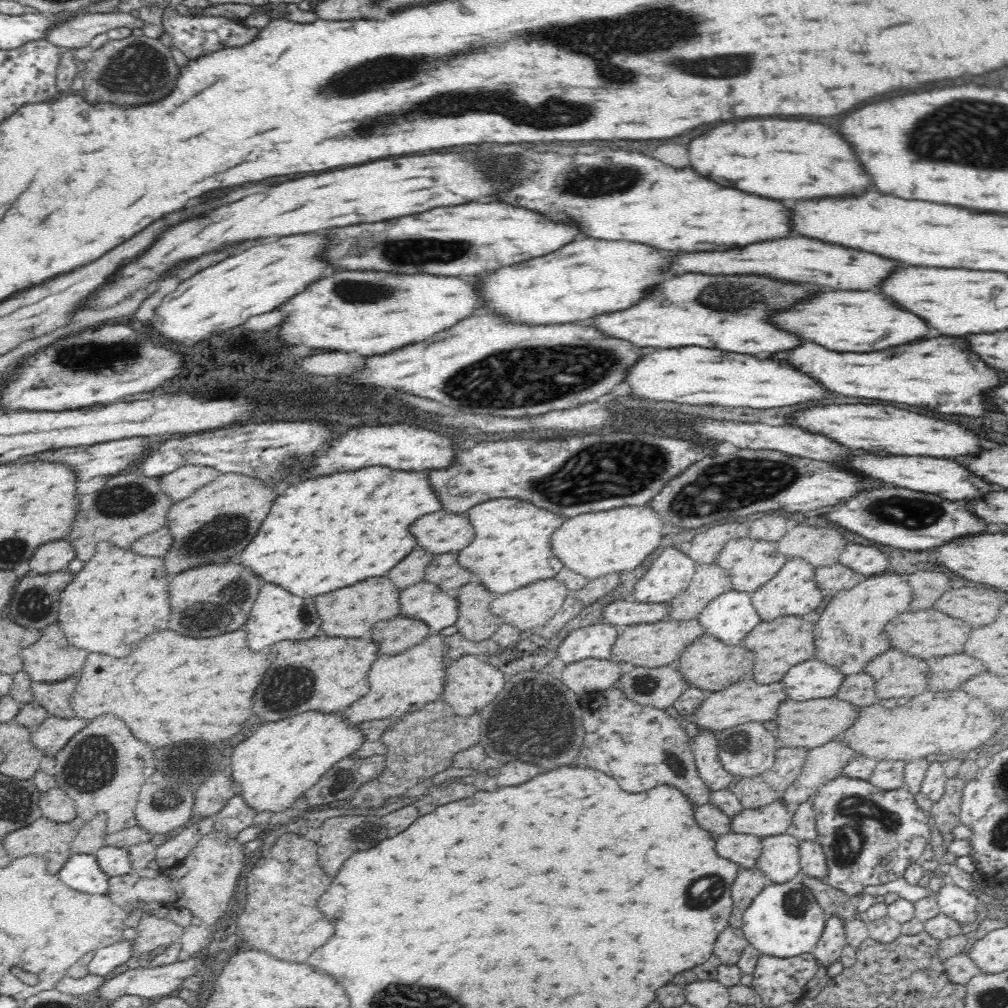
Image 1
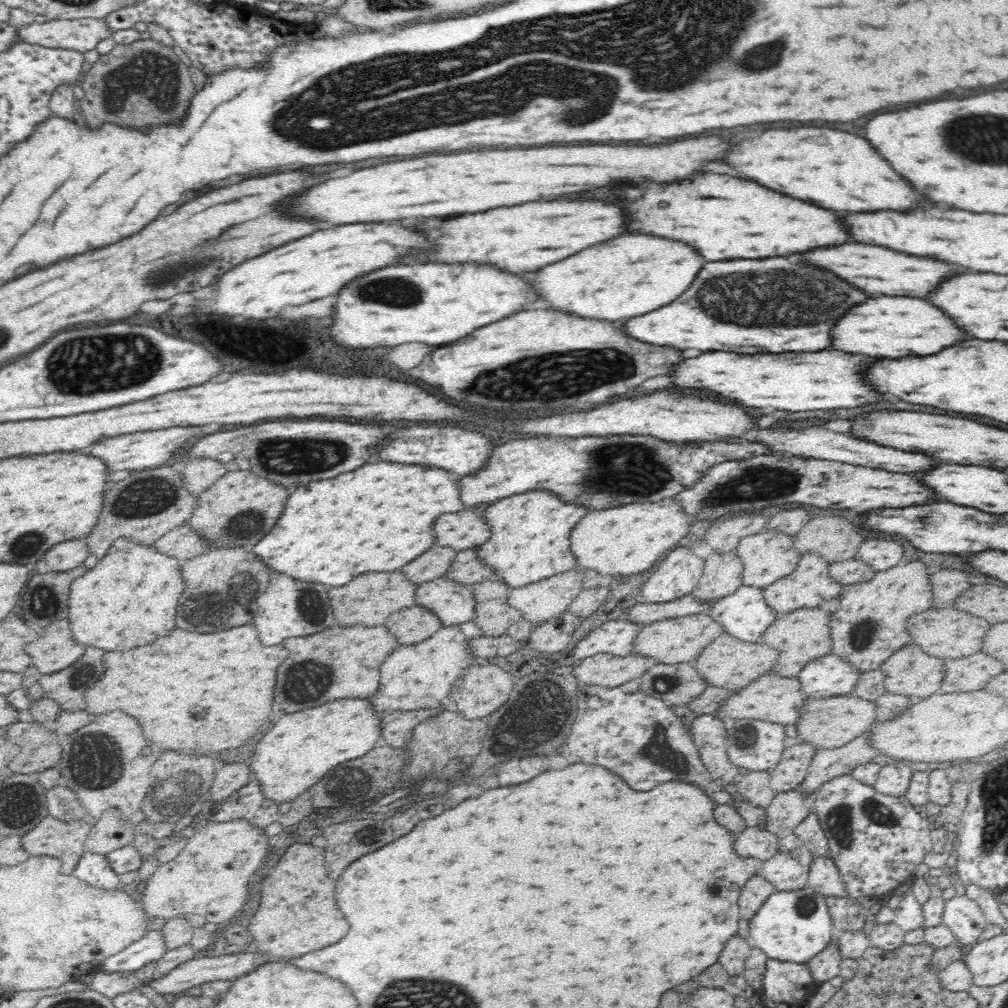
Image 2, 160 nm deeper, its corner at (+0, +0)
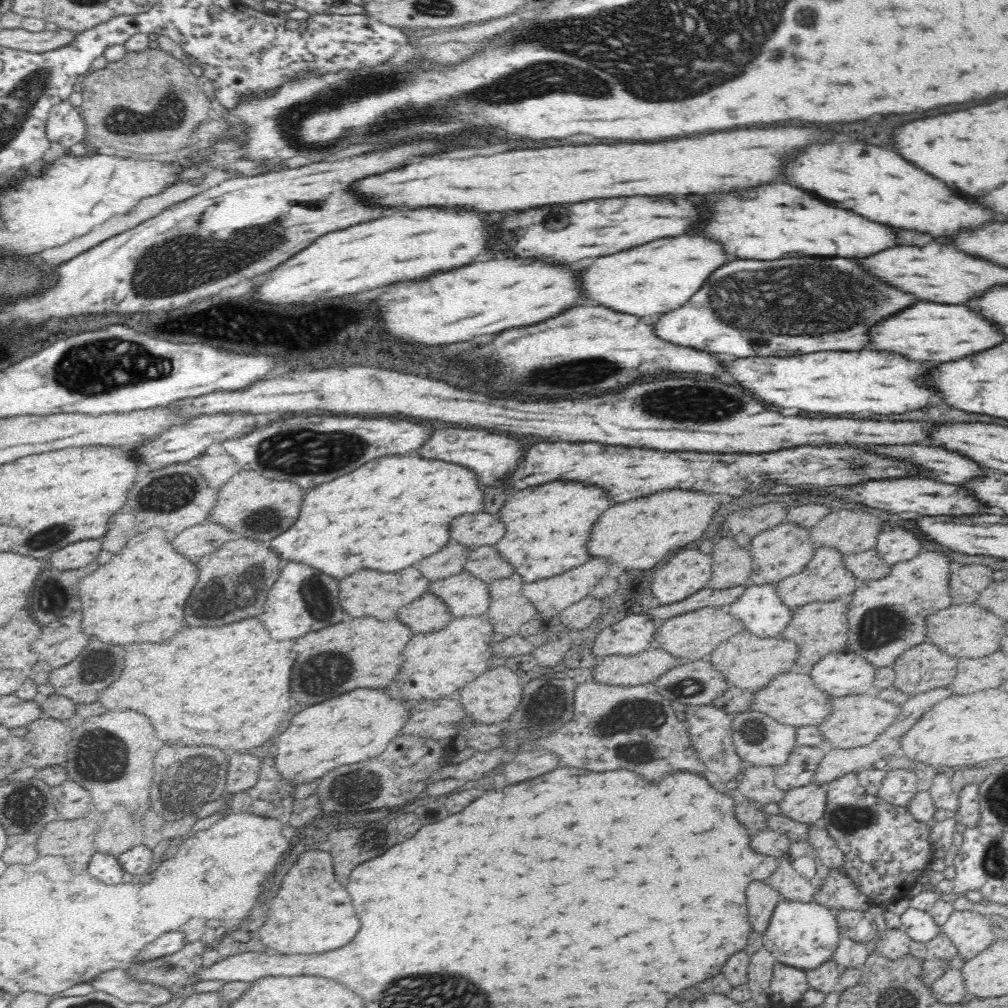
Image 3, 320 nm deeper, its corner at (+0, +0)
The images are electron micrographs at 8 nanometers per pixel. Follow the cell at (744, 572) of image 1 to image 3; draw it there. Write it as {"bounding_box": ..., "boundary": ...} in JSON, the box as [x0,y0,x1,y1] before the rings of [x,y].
{"bounding_box":[749,522,817,585],"boundary":[[[790,522],[754,534],[749,547],[754,558],[750,583],[754,585],[772,584],[800,572],[810,562],[812,554],[817,549],[817,545],[811,540],[810,527],[794,525]]]}

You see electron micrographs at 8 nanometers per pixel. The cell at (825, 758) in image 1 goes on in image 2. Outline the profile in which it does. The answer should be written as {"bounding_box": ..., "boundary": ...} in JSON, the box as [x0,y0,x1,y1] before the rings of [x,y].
{"bounding_box":[799,733,878,793],"boundary":[[[871,733],[860,735],[842,748],[820,750],[813,756],[806,780],[799,788],[806,793],[817,791],[832,778],[850,775],[857,766],[876,762],[877,760],[872,760],[872,758],[878,756],[878,750],[870,744],[871,740],[868,740],[868,734]]]}

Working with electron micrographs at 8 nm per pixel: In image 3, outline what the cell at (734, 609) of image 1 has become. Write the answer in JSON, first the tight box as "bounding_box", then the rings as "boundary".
{"bounding_box":[730,584,792,636],"boundary":[[[749,584],[742,598],[730,604],[730,614],[748,624],[756,636],[778,636],[792,620],[792,610],[782,604],[772,584]]]}

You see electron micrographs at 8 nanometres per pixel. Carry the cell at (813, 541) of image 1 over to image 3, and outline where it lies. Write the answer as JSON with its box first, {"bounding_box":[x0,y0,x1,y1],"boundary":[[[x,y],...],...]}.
{"bounding_box":[810,511,885,556],"boundary":[[[832,511],[810,528],[811,540],[817,546],[831,546],[844,556],[862,553],[875,549],[878,535],[885,530],[883,525],[880,518],[868,512]]]}

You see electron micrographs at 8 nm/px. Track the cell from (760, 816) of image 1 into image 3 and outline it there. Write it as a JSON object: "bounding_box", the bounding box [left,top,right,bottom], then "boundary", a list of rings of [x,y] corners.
{"bounding_box":[779,783,827,825],"boundary":[[[818,783],[788,789],[779,802],[782,814],[798,822],[812,825],[824,816],[827,805],[827,789]]]}

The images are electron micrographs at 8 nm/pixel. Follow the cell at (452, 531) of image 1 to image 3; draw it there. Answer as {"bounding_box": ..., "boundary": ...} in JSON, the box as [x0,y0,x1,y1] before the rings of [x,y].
{"bounding_box":[452,514,506,546],"boundary":[[[470,514],[458,516],[452,522],[452,540],[466,546],[496,544],[506,534],[506,526],[494,514]]]}

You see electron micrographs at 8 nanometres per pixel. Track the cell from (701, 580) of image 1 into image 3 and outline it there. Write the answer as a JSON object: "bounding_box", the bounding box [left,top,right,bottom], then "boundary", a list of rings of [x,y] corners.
{"bounding_box":[706,538,753,588],"boundary":[[[721,538],[713,546],[714,566],[711,566],[710,582],[706,588],[732,588],[748,583],[753,569],[752,554],[744,556],[744,548],[734,542],[734,538]]]}

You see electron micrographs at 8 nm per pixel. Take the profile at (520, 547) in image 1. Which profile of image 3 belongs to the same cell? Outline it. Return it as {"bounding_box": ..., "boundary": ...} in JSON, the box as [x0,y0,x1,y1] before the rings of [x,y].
{"bounding_box":[496,482,612,582],"boundary":[[[550,482],[520,490],[500,510],[500,518],[506,524],[506,536],[496,548],[516,566],[516,572],[526,582],[558,576],[590,560],[588,540],[592,524],[612,504],[606,490],[580,482]]]}

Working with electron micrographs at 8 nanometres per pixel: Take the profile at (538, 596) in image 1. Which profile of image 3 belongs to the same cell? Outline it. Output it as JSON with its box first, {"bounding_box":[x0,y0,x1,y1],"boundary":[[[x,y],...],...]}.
{"bounding_box":[523,560,610,623],"boundary":[[[590,560],[578,568],[572,568],[570,572],[564,572],[560,576],[552,576],[542,580],[536,580],[534,584],[523,586],[523,595],[533,603],[533,606],[539,611],[541,617],[546,623],[552,623],[558,616],[560,611],[563,611],[571,604],[577,603],[584,597],[587,597],[594,588],[594,584],[604,578],[610,570],[610,564],[606,560]]]}

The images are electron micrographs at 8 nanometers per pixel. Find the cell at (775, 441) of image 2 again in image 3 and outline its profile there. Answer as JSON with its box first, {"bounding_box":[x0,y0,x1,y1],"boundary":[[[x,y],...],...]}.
{"bounding_box":[872,446,984,486],"boundary":[[[874,446],[872,450],[880,456],[918,462],[920,466],[932,470],[932,474],[937,476],[936,480],[942,483],[964,486],[973,481],[972,478],[984,476],[982,466],[974,460],[938,446]]]}

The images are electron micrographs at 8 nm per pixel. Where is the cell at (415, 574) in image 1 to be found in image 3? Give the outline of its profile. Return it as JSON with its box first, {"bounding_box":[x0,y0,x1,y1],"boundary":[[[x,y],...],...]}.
{"bounding_box":[418,544,470,581],"boundary":[[[448,544],[434,556],[428,556],[426,560],[422,560],[418,568],[428,580],[437,581],[464,571],[466,560],[470,560],[468,556],[470,556],[470,548],[462,544]]]}

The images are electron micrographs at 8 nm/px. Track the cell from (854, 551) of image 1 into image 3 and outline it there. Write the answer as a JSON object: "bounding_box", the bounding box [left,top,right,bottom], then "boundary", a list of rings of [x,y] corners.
{"bounding_box":[875,526,923,565],"boundary":[[[893,526],[878,535],[875,550],[882,561],[890,565],[912,560],[923,551],[922,540],[918,534],[906,526]]]}

